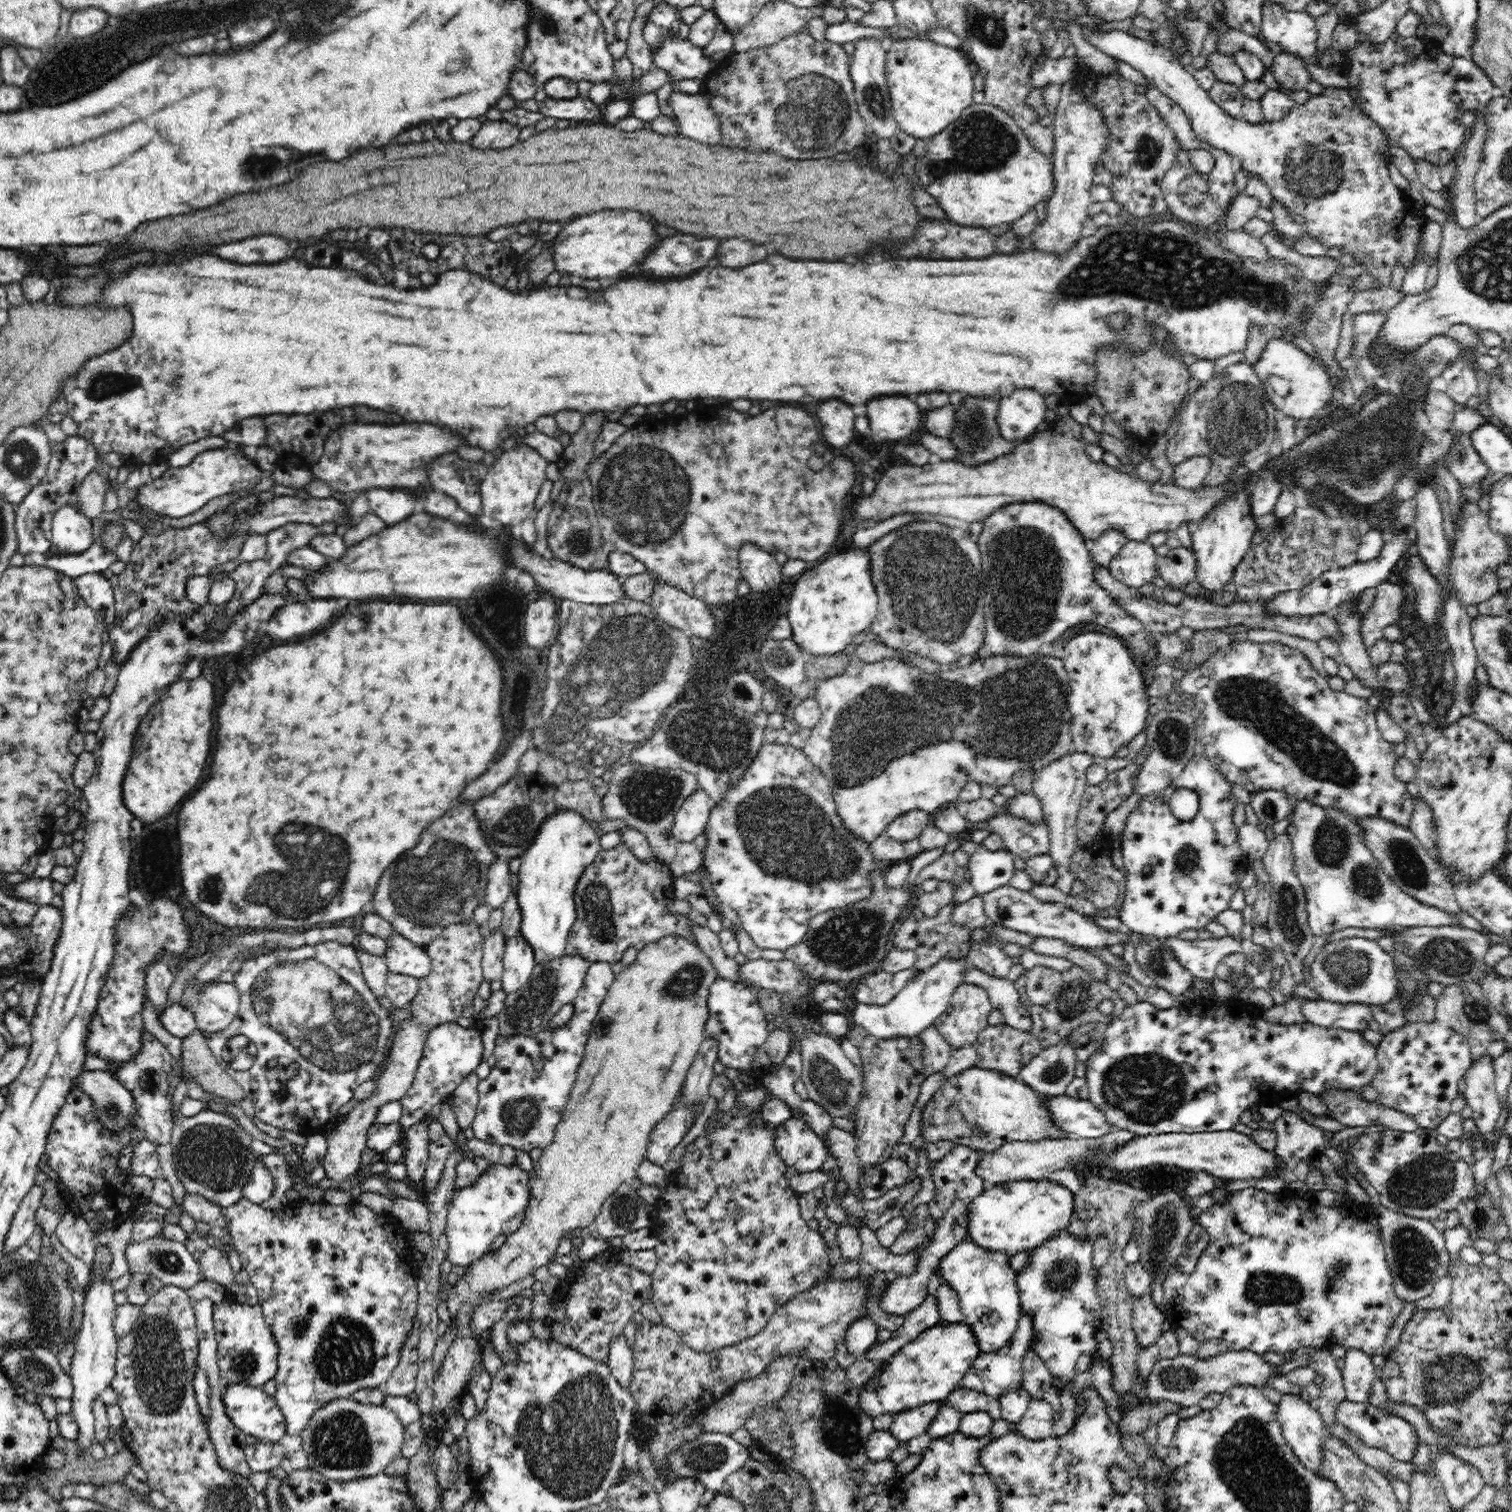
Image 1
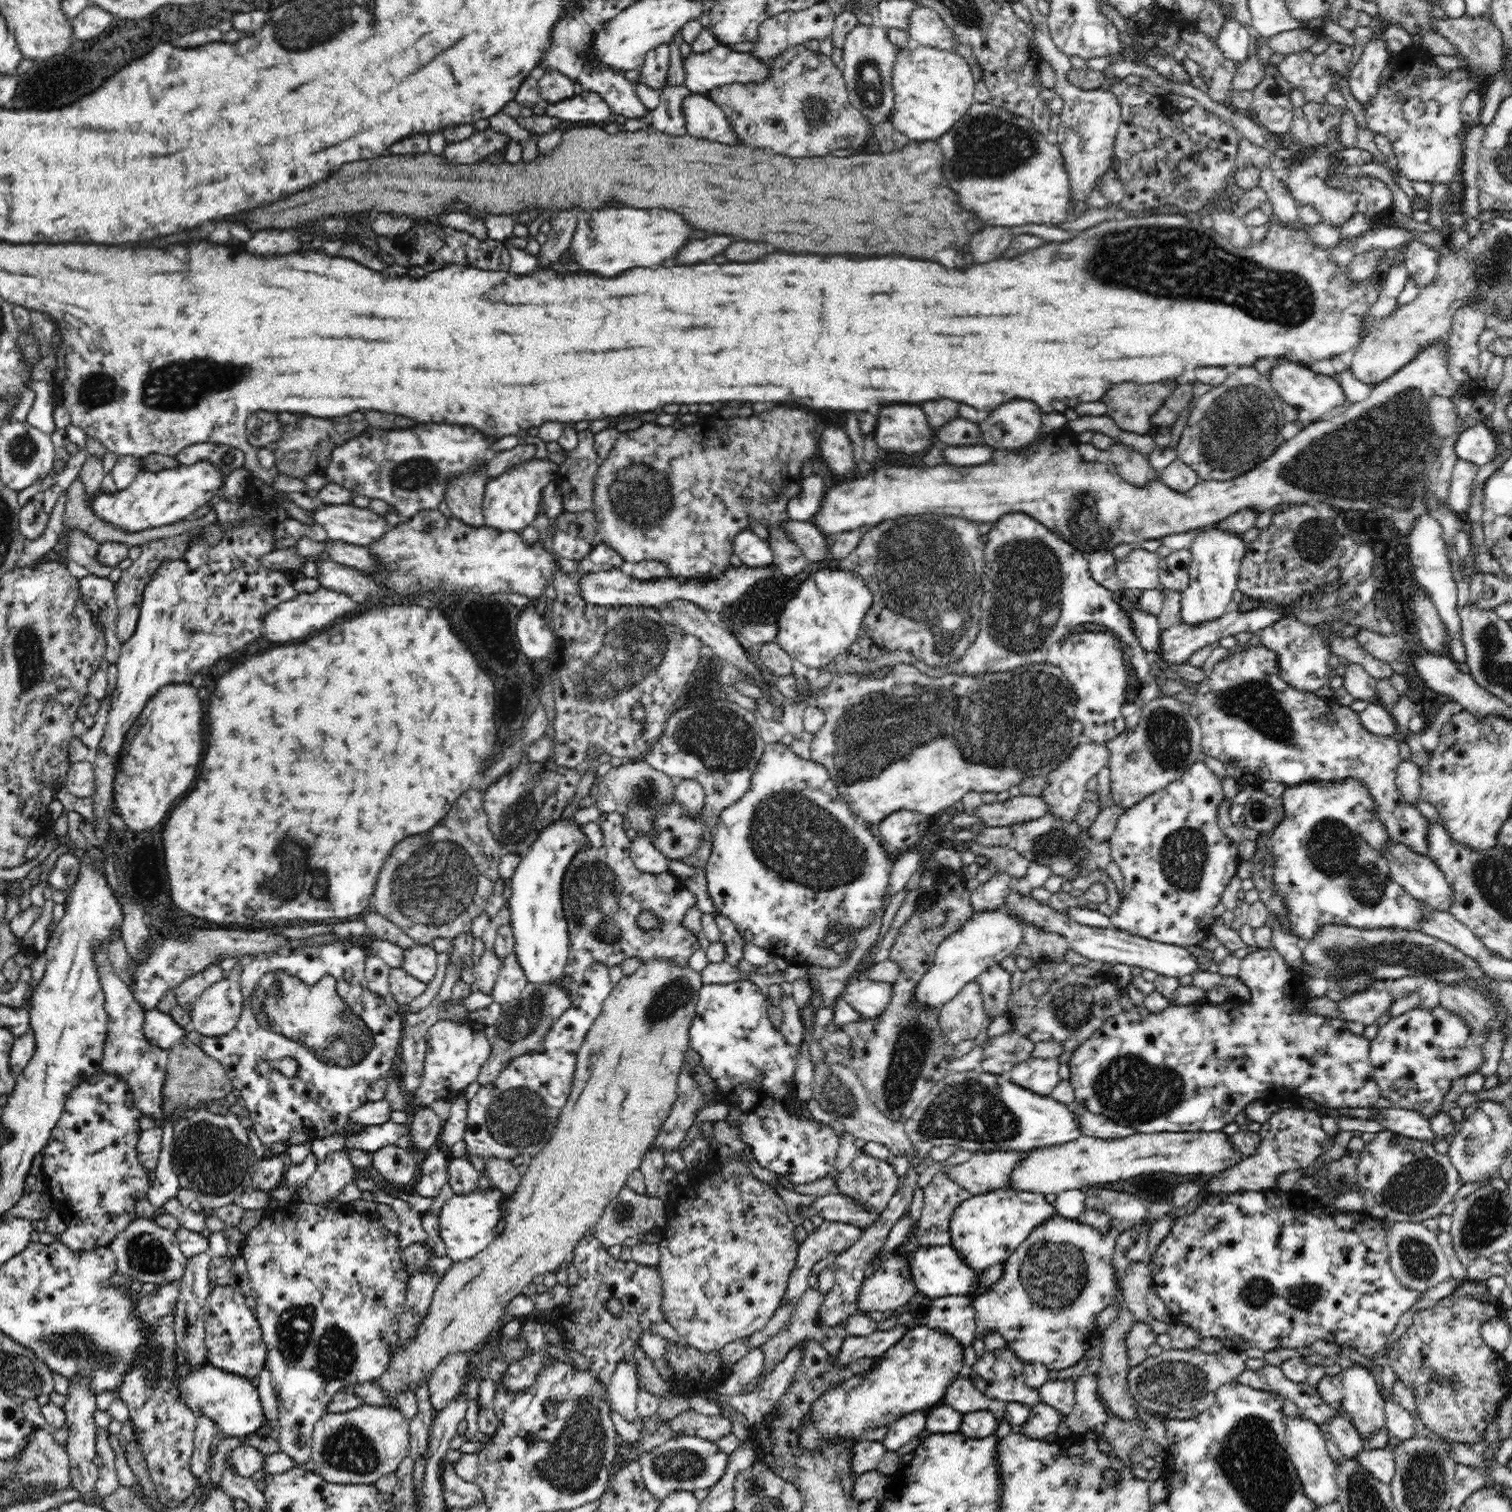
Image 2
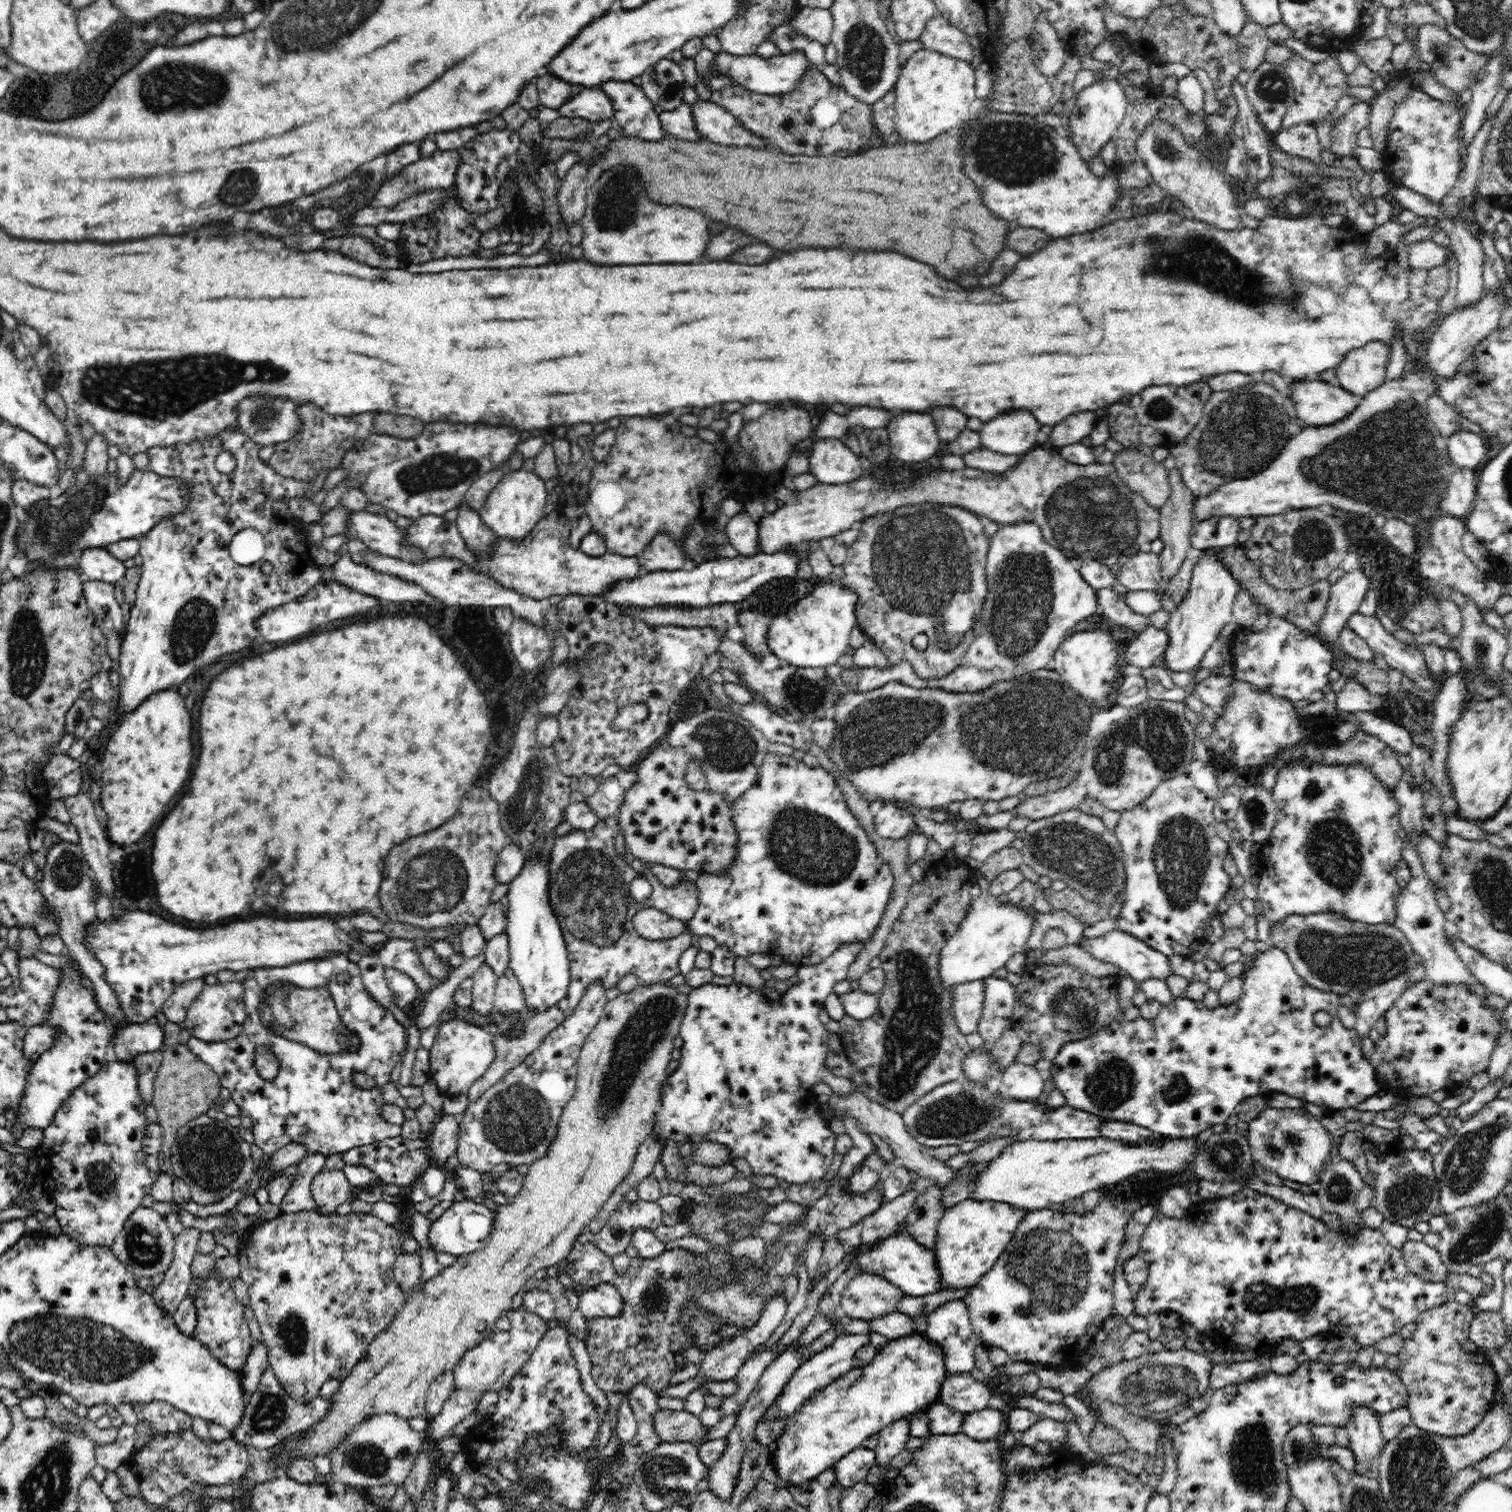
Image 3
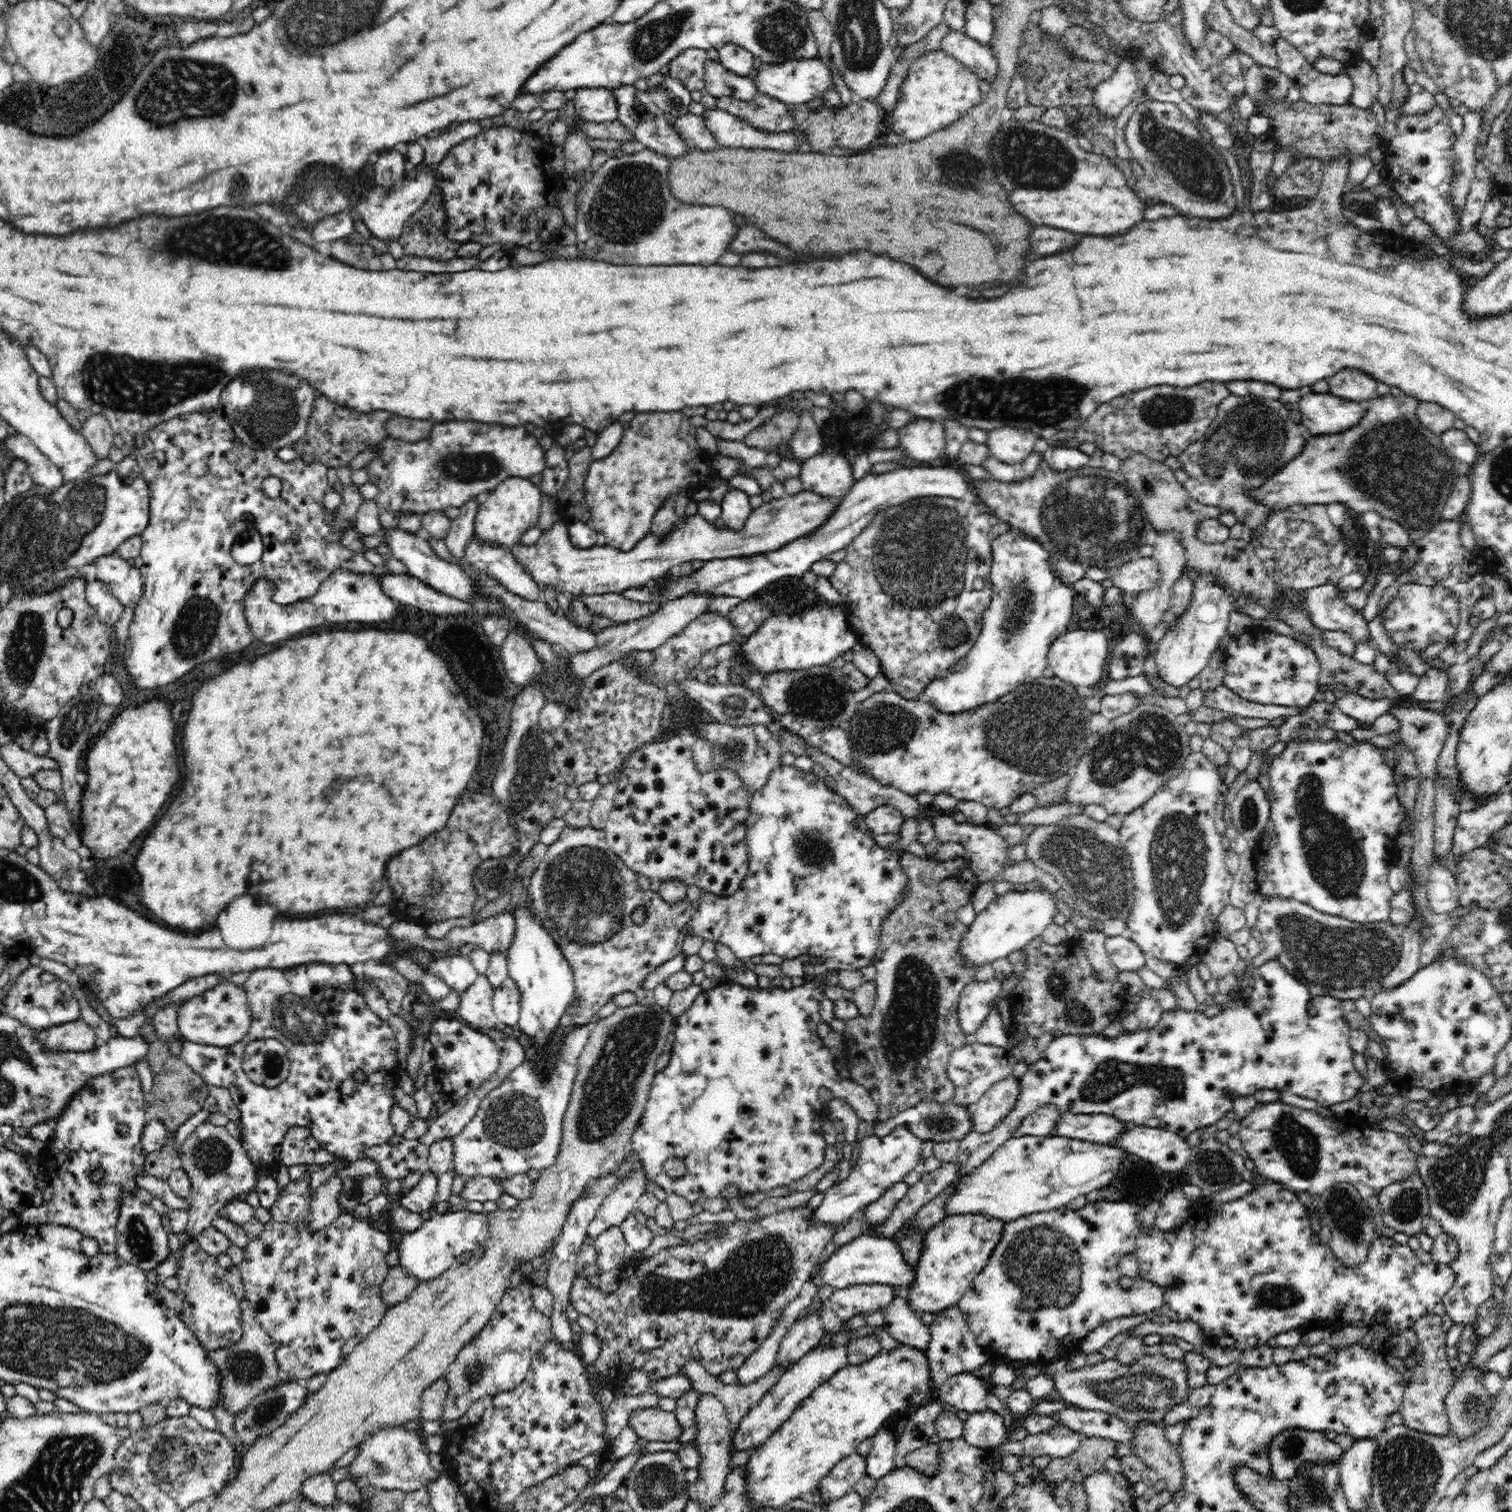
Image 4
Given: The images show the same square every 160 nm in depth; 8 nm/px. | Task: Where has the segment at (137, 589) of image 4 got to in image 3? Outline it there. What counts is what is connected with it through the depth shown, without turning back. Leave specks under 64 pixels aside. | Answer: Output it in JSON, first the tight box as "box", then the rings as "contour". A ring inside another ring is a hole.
{"box":[77,548,126,586],"contour":[[[93,548],[79,556],[77,570],[88,576],[89,580],[102,581],[122,586],[125,581],[126,566],[123,561],[114,558],[107,549]]]}

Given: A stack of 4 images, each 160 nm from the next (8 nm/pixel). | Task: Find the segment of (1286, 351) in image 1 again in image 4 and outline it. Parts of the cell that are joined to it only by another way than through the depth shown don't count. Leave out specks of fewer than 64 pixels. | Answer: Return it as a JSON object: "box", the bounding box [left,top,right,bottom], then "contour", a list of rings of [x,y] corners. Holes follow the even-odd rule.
{"box":[1296,394,1366,437],"contour":[[[1306,394],[1300,404],[1296,406],[1302,413],[1301,421],[1306,426],[1306,432],[1310,437],[1338,434],[1355,427],[1365,416],[1366,404],[1350,402],[1337,398],[1332,394]]]}

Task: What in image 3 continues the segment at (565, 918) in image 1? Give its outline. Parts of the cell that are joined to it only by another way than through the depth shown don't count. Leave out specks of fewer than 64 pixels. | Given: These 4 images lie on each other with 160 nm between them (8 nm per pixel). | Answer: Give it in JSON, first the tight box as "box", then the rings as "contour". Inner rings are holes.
{"box":[507,858,571,1012],"contour":[[[548,858],[530,859],[520,874],[509,883],[507,927],[509,967],[524,993],[528,1011],[544,1012],[567,995],[571,981],[570,959],[560,923],[548,899]]]}

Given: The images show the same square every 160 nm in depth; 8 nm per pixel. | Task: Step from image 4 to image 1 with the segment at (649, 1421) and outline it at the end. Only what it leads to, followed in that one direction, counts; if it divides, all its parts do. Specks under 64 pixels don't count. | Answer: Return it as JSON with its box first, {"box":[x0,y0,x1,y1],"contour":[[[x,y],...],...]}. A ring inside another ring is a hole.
{"box":[702,1355,796,1434],"contour":[[[785,1355],[777,1357],[771,1361],[767,1370],[752,1379],[740,1380],[738,1384],[734,1384],[722,1398],[717,1399],[710,1404],[705,1414],[702,1428],[706,1433],[731,1434],[735,1430],[744,1427],[744,1420],[748,1416],[752,1416],[756,1406],[766,1406],[766,1404],[774,1403],[782,1398],[792,1382],[794,1376],[796,1357],[794,1355]]]}

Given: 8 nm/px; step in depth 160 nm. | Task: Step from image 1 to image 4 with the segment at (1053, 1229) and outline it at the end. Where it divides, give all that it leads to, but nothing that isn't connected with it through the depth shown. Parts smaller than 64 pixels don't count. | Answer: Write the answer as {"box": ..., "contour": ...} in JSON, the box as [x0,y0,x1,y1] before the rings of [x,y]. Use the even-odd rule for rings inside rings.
{"box":[908,1215,1005,1314],"contour":[[[954,1215],[944,1218],[925,1234],[914,1281],[908,1286],[908,1307],[918,1314],[936,1314],[957,1306],[962,1296],[973,1286],[978,1273],[988,1263],[994,1248],[1001,1240],[1005,1223],[989,1220],[986,1215]]]}

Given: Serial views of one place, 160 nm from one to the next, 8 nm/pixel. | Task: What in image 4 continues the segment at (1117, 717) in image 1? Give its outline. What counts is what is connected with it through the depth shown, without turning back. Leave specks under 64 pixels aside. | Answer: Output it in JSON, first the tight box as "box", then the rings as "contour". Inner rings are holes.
{"box":[1048,630,1108,687],"contour":[[[1072,630],[1060,634],[1048,650],[1048,664],[1054,676],[1072,684],[1072,686],[1091,687],[1101,685],[1105,679],[1106,658],[1108,658],[1108,638],[1098,630]]]}

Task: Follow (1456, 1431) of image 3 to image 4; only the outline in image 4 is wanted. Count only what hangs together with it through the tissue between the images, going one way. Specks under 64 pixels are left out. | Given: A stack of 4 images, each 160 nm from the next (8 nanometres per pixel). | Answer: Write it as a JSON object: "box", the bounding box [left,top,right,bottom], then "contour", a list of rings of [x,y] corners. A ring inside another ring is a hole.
{"box":[1399,1313,1457,1436],"contour":[[[1435,1313],[1425,1314],[1412,1326],[1411,1330],[1418,1337],[1418,1350],[1416,1356],[1420,1358],[1418,1366],[1412,1369],[1411,1381],[1407,1383],[1399,1413],[1402,1415],[1403,1424],[1410,1430],[1421,1433],[1444,1436],[1450,1434],[1450,1427],[1445,1414],[1444,1398],[1450,1392],[1450,1388],[1457,1381],[1456,1376],[1450,1370],[1446,1356],[1446,1332],[1452,1328],[1454,1321],[1448,1316],[1438,1316]]]}

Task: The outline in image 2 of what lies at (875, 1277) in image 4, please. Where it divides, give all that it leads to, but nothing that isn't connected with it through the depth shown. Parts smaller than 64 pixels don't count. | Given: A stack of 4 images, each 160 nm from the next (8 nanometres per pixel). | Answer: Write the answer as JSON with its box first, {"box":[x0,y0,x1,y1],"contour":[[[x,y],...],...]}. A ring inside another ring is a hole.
{"box":[894,1188,985,1300],"contour":[[[915,1188],[912,1202],[908,1207],[911,1222],[911,1232],[907,1235],[907,1240],[897,1247],[894,1256],[903,1260],[909,1268],[910,1278],[918,1294],[926,1296],[929,1300],[948,1297],[953,1295],[962,1295],[962,1297],[974,1298],[982,1295],[985,1290],[978,1288],[976,1292],[975,1285],[979,1280],[976,1270],[971,1270],[961,1258],[961,1255],[950,1245],[924,1247],[920,1245],[920,1235],[918,1225],[923,1207],[923,1190]]]}

